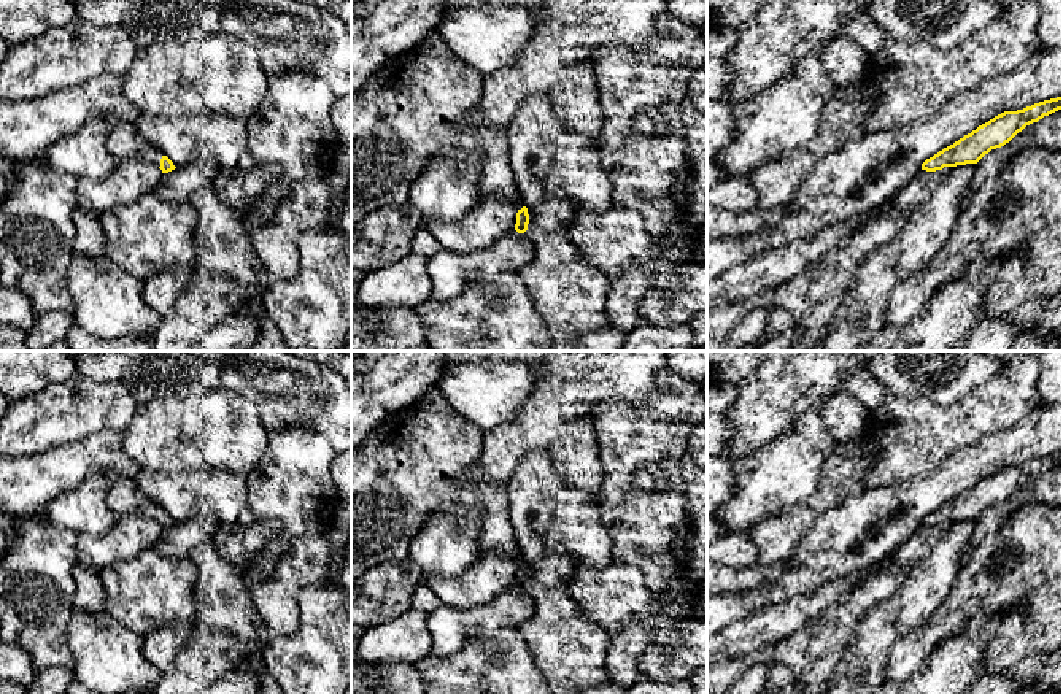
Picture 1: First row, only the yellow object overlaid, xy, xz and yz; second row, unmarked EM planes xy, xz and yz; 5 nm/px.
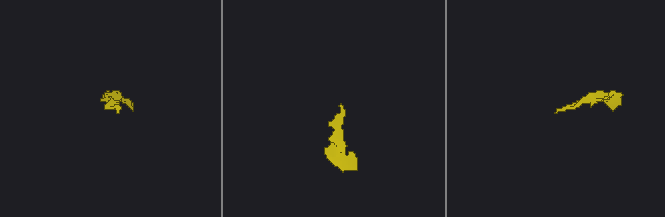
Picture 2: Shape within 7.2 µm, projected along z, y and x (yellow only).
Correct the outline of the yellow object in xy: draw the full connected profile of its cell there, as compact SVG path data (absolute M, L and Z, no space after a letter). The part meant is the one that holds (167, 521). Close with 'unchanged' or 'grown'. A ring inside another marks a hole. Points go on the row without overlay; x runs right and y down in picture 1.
M130 478L113 481L105 502L116 516L141 515L159 522L162 529L176 524L173 518L153 502Z | grown

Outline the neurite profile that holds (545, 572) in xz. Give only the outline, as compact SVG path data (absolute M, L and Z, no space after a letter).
M562 543L555 551L547 551L540 562L528 564L529 580L524 591L535 602L545 592L570 588L575 562L567 556Z

